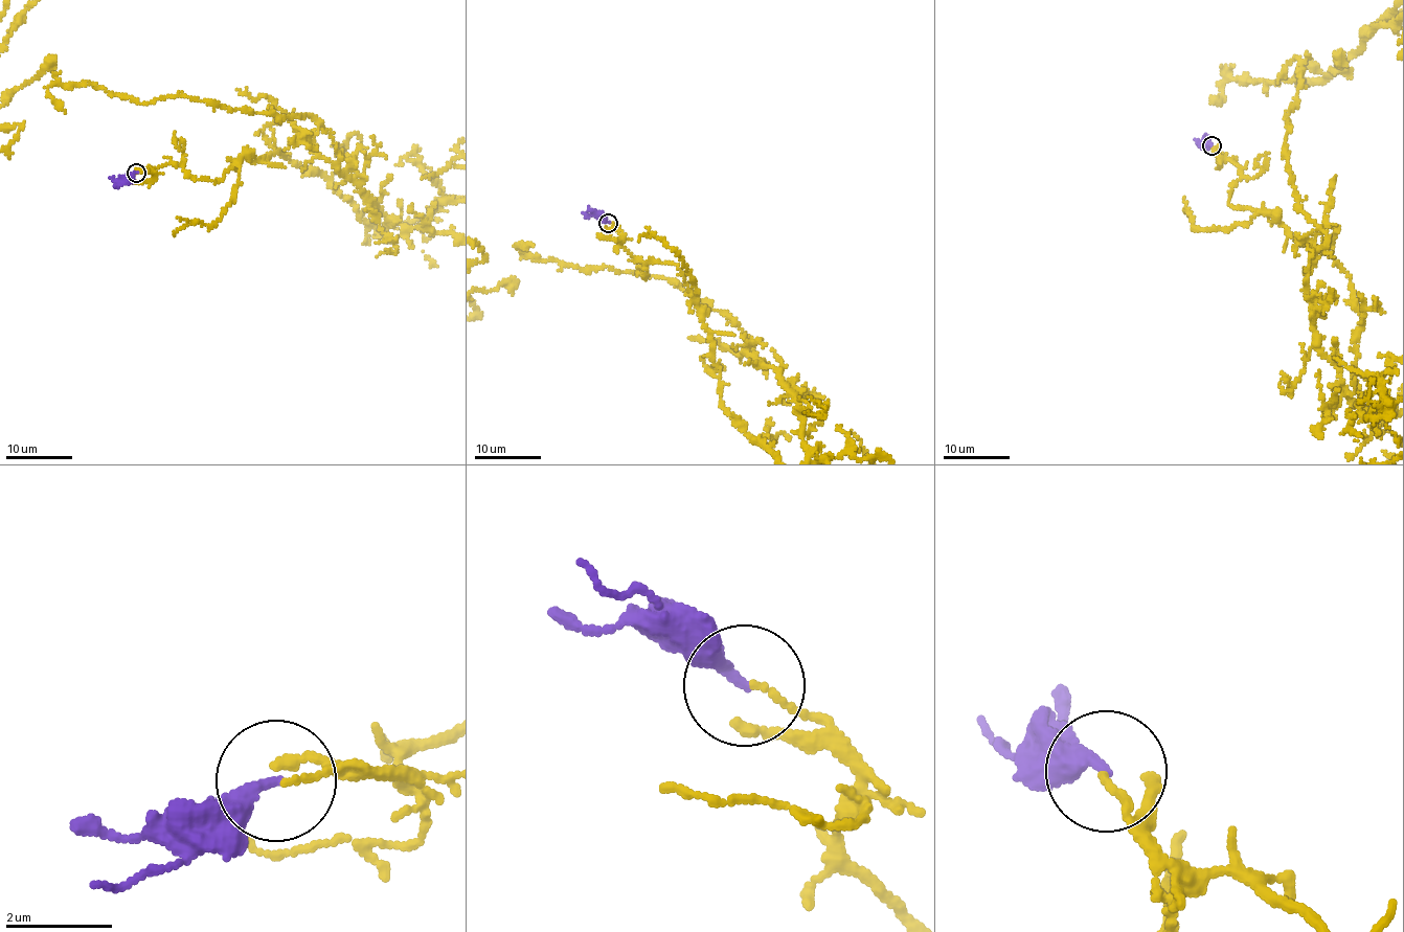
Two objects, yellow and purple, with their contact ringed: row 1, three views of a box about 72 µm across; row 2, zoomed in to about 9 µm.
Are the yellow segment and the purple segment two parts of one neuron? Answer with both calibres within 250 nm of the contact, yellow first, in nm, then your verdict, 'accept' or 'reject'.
100 nm thick on the yellow side, 240 nm on the other; reject

